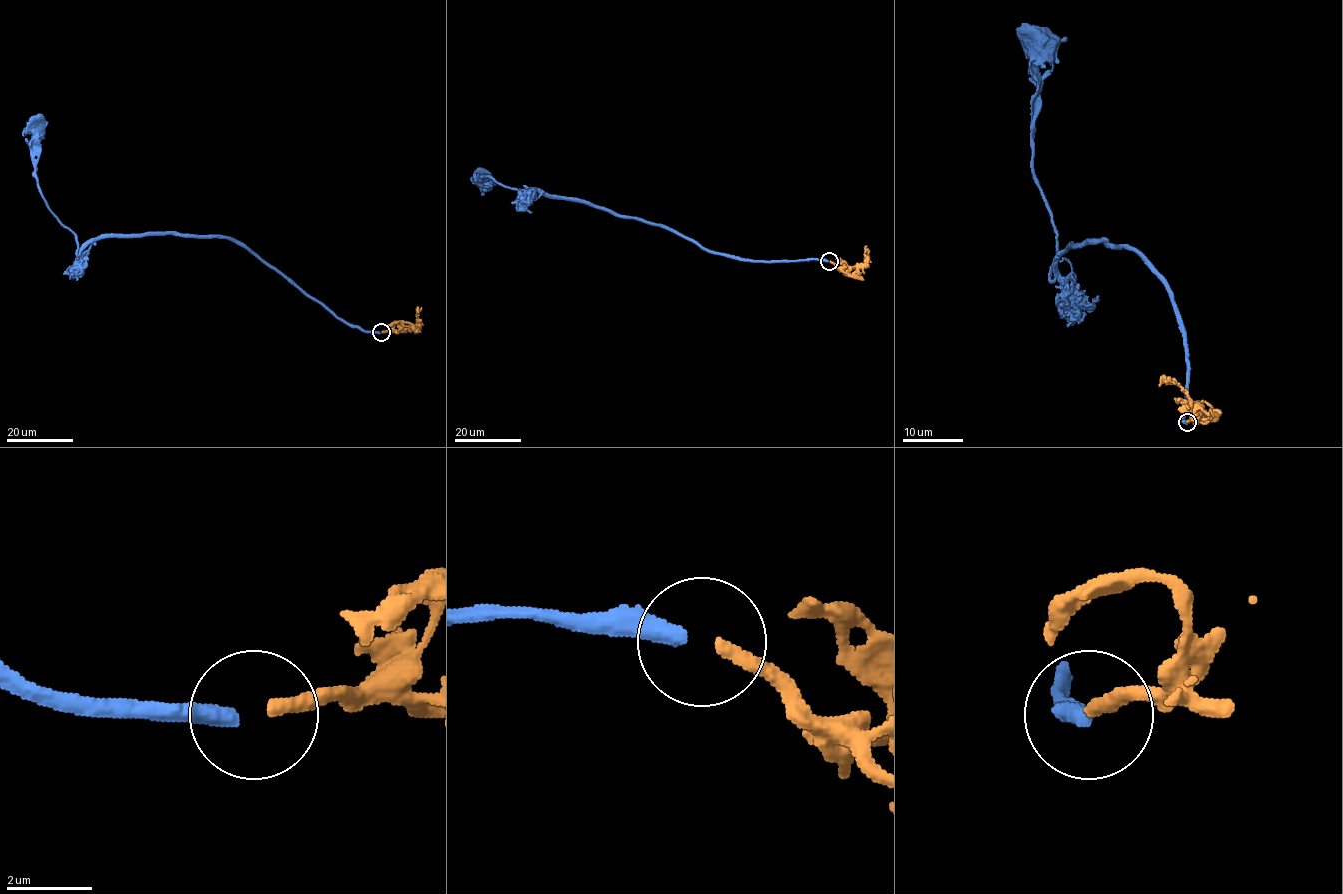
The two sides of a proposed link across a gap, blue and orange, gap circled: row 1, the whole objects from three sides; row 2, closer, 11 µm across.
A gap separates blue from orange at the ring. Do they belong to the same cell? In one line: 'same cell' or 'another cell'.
same cell

